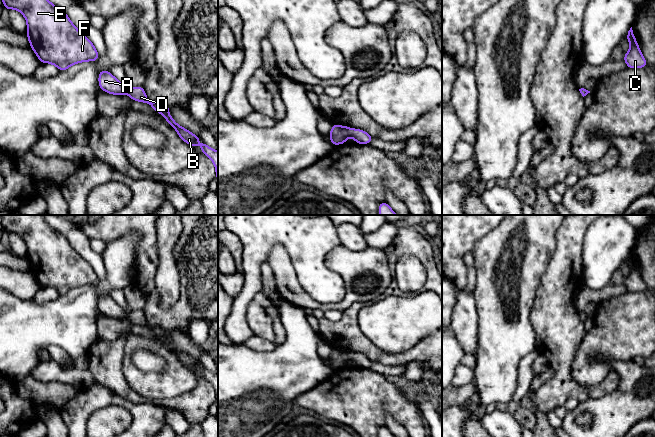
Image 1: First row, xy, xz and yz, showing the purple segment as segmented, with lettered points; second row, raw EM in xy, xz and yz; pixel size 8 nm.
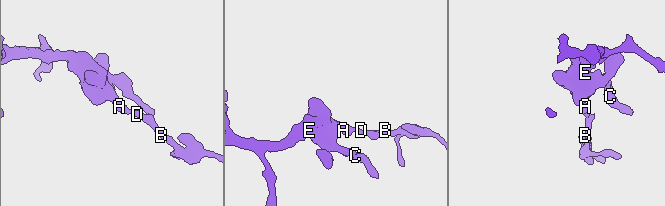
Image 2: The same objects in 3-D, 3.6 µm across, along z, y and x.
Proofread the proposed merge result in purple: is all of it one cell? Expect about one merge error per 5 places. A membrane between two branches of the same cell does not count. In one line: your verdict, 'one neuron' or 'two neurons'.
one neuron

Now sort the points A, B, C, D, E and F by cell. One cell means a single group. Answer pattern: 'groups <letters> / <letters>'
groups A B C D E F

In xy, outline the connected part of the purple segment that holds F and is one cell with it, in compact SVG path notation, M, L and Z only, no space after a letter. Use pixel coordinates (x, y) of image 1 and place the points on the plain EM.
M2 215L2 226L5 234L16 233L25 241L30 271L41 287L53 288L64 295L74 288L98 283L99 277L92 266L75 251L65 235L44 220L43 215Z

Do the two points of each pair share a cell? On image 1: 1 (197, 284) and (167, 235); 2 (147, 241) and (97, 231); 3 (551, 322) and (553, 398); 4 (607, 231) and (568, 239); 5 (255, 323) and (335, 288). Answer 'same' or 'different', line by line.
1: different
2: same
3: same
4: different
5: different

